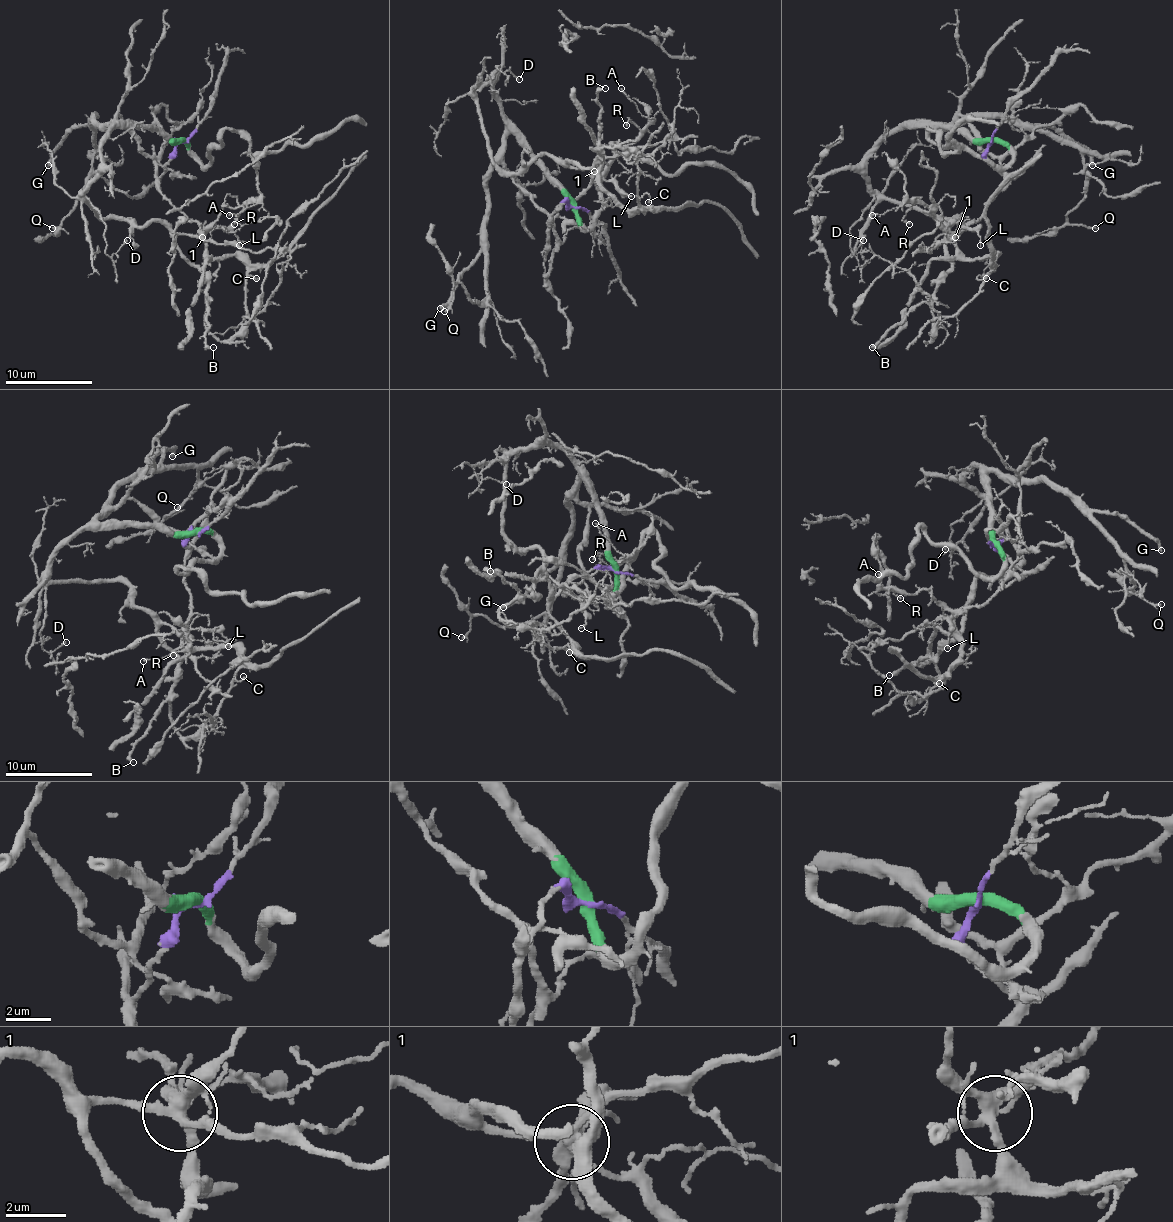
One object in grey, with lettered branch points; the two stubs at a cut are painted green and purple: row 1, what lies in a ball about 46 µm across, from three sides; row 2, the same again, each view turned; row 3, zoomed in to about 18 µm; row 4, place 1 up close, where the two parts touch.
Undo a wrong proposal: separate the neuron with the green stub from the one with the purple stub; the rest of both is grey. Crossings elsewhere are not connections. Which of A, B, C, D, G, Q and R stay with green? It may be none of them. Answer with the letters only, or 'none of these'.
B, D, G, Q

